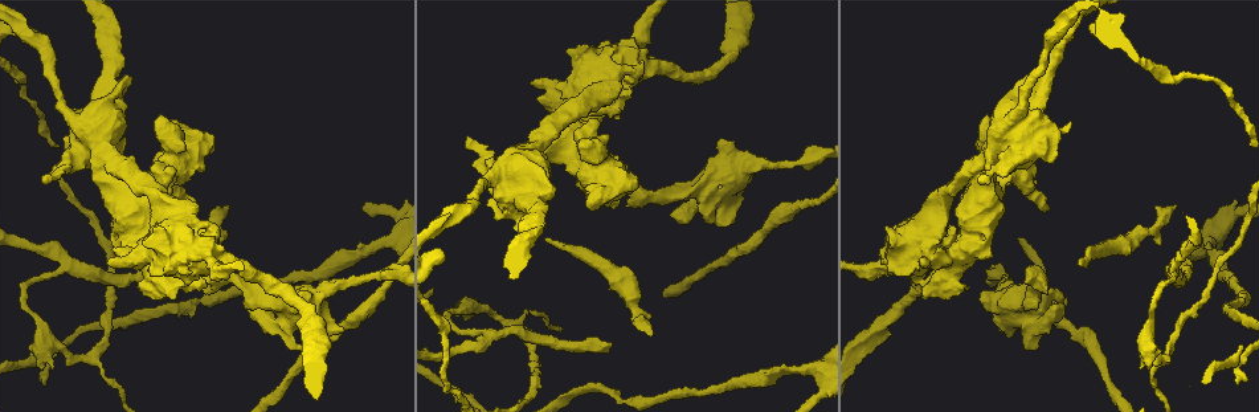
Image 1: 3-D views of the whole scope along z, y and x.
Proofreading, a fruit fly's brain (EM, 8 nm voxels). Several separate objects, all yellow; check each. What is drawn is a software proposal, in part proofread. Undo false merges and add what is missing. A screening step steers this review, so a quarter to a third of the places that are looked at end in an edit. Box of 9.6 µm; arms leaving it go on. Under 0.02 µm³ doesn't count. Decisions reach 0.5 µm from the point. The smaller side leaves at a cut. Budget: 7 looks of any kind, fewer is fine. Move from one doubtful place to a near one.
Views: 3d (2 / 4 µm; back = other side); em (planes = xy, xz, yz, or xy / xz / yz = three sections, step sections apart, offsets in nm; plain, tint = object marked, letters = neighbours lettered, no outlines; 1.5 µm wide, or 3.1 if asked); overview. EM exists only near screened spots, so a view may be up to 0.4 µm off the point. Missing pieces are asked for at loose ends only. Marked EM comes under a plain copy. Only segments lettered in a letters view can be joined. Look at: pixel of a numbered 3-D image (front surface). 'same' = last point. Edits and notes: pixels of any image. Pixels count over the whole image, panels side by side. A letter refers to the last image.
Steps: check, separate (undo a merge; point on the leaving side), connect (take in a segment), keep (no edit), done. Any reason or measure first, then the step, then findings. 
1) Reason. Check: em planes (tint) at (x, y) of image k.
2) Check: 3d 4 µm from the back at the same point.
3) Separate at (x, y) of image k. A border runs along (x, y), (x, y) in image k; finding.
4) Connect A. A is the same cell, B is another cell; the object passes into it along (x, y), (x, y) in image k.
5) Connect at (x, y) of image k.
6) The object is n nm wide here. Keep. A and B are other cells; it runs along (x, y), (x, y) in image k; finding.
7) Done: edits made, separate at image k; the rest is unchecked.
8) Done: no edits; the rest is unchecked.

Check: 3d 2 µm at (45, 179) of image 1.

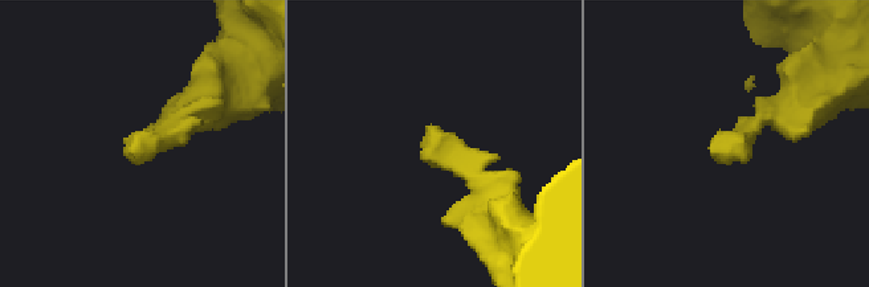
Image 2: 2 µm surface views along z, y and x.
Check: em xy step 4 (tint) at (129, 154) of image 2.

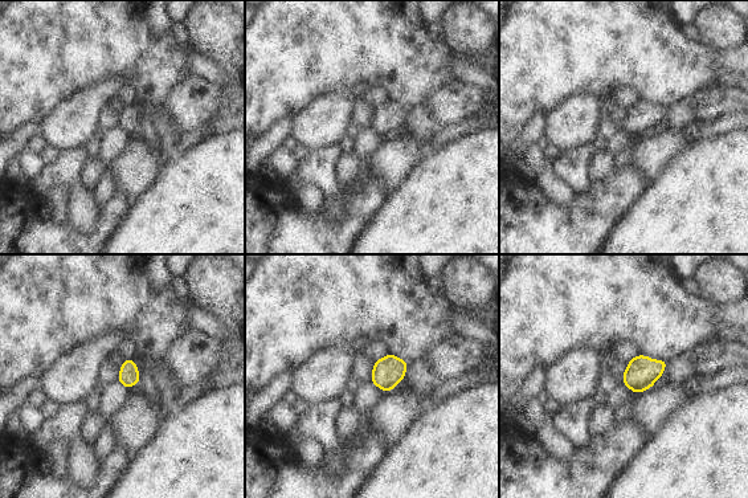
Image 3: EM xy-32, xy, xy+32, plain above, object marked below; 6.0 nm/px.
Cut it another way. Check: em planes (letters) at the same point.

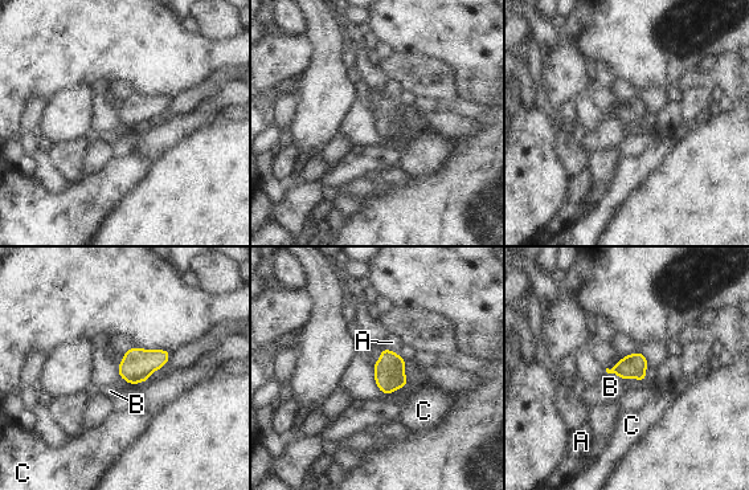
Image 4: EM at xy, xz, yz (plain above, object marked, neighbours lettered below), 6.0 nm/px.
The object is 150 nm wide here; the longest contact is with B, 140 nm. Keep. A, B and C are other cells; no lettered segment goes on from it.

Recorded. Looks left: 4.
Branch stops here. Check: em xz step 8 (letters) at (548, 238) of image 1.

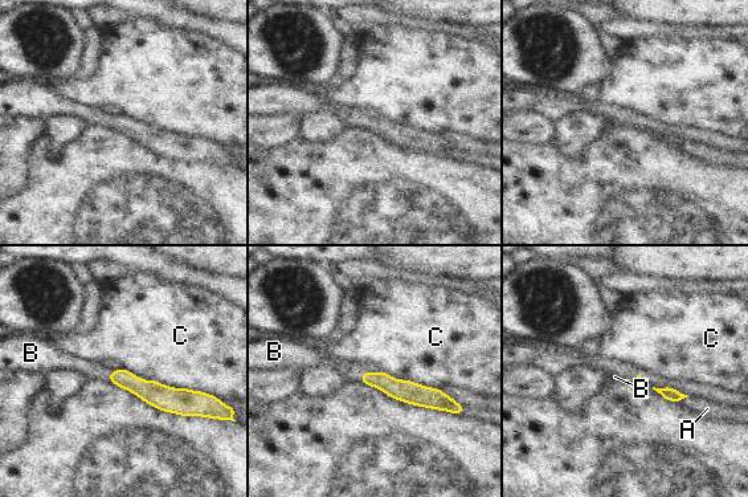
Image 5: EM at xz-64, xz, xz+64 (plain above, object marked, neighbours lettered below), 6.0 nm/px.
Check: em xy step 8 (letters) at the same point.

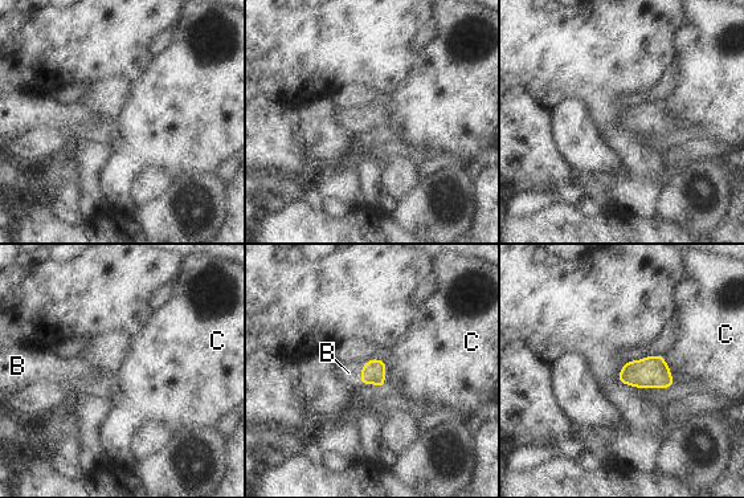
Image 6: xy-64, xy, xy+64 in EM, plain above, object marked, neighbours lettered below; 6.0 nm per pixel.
Connect B. B is the same cell, C is another cell; the object passes into it along (373, 372), (363, 374), (348, 372) in image 6; the neuron continues.

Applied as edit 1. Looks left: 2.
Check: overview.

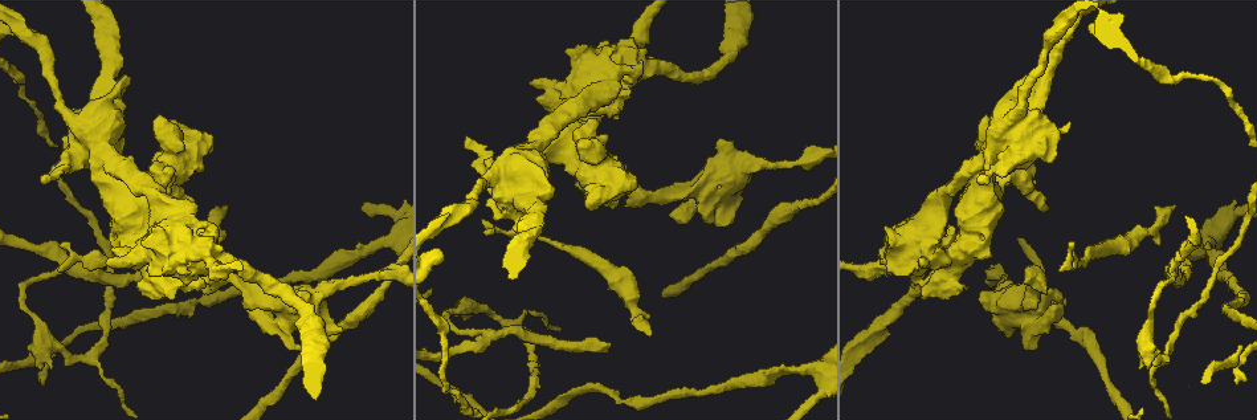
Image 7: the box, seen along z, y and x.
Branch stops here. Check: em planes (letters) at (608, 349) of image 7.

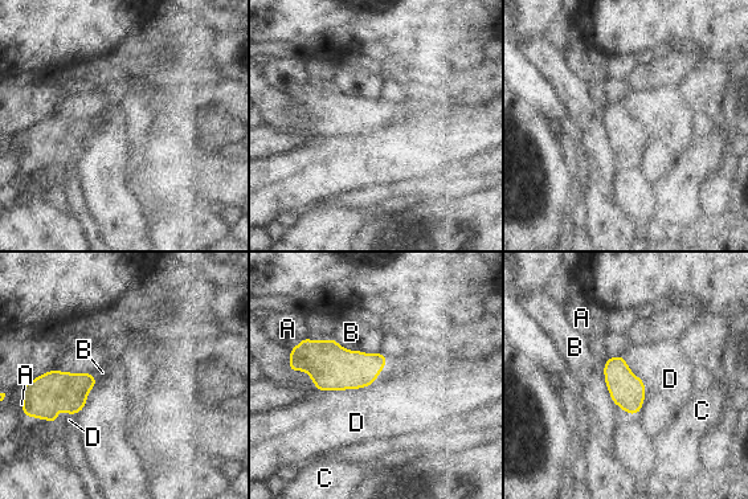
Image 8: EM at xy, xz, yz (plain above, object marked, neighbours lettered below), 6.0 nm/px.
Keep. A, B, C and D are other cells; a border runs along (387, 359), (364, 387), (317, 391) in image 8; none of them fits.

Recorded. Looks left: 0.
Done: edits made, connect at image 6; the rest is unchecked.

